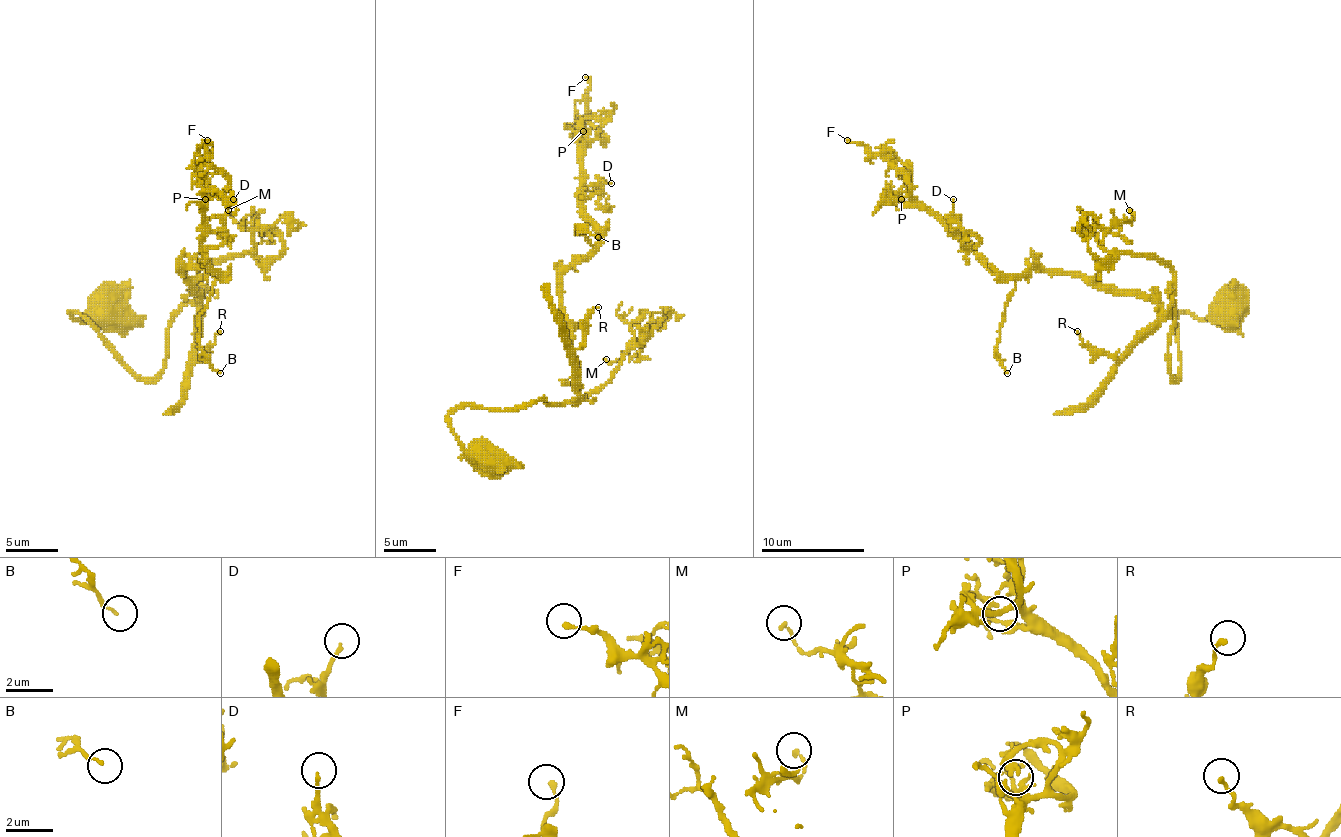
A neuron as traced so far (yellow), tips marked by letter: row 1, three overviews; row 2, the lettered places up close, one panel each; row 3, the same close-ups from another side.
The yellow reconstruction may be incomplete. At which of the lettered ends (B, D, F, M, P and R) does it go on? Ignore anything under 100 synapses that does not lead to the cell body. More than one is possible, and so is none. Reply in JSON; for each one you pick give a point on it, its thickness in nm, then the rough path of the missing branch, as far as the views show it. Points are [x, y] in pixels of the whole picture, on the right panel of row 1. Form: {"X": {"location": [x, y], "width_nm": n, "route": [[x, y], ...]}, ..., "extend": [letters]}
{"extend": []}

